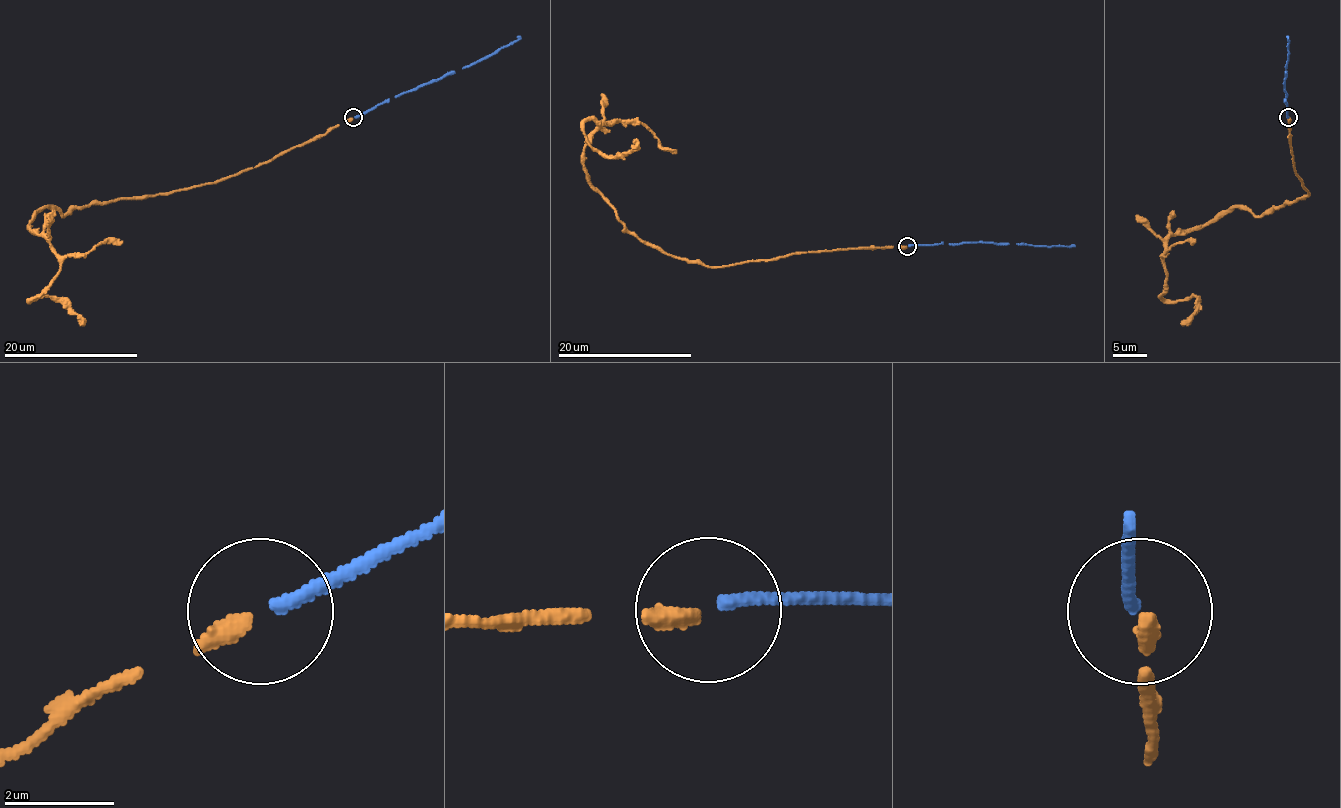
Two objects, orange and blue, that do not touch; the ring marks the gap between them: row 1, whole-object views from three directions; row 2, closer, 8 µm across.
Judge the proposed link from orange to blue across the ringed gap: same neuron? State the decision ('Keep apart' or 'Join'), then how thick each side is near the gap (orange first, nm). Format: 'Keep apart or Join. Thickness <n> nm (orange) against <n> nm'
Join. Thickness 340 nm (orange) against 240 nm

